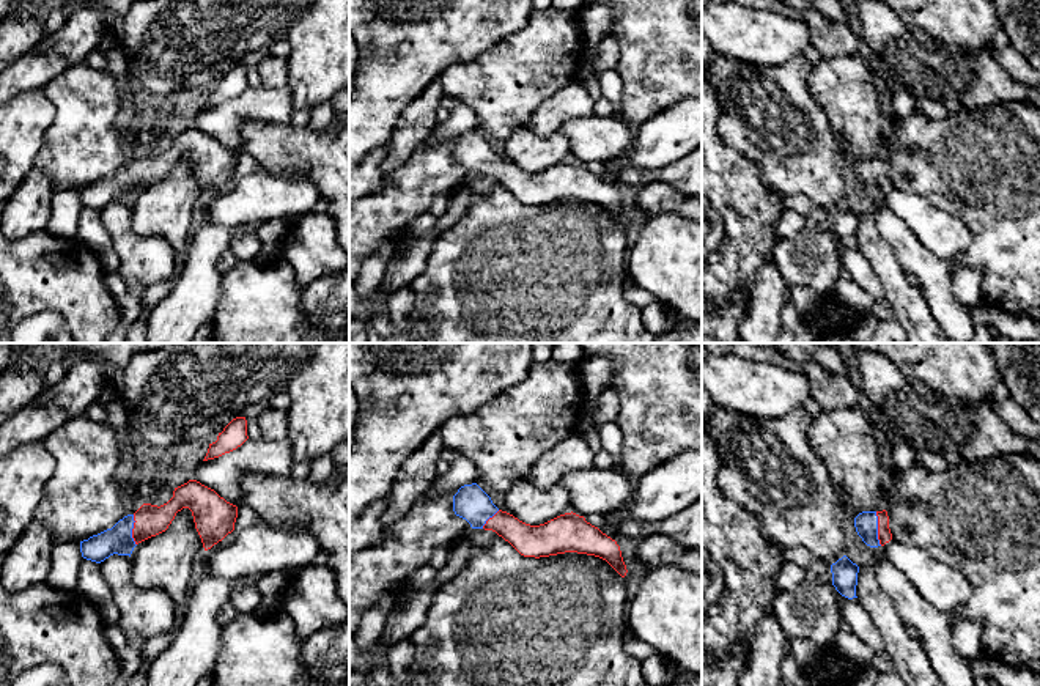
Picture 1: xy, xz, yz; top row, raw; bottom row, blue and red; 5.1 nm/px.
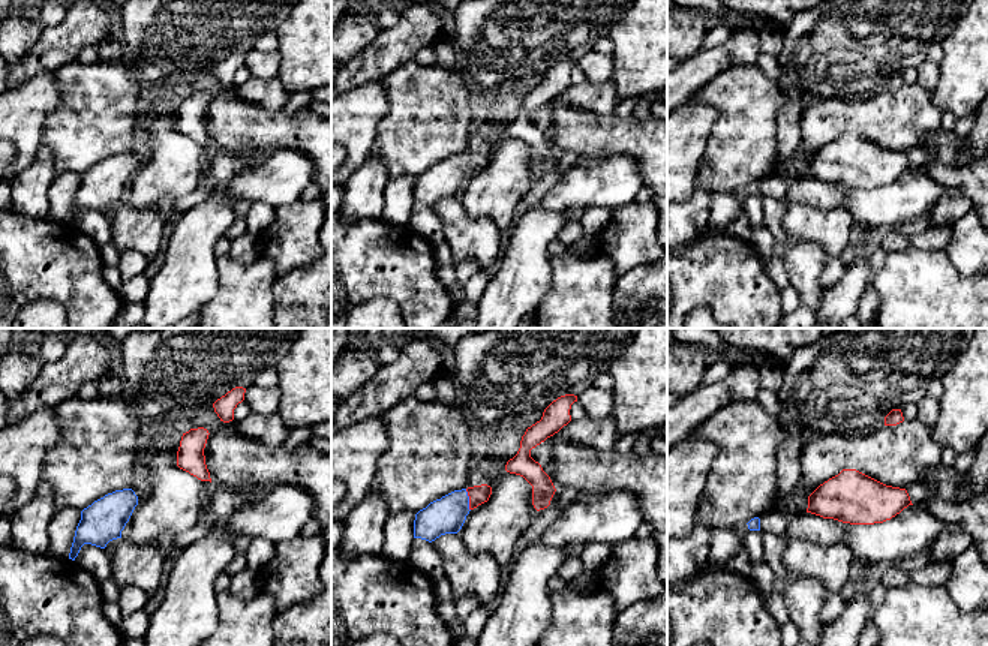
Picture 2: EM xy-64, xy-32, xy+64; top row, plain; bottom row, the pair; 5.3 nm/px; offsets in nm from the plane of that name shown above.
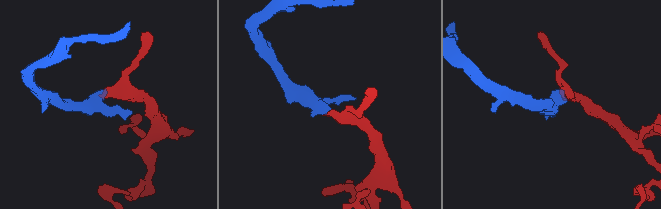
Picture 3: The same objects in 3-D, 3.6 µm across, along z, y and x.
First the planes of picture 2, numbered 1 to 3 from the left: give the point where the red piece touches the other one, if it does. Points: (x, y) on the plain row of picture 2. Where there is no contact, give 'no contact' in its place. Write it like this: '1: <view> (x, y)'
1: no contact
2: xy-32 (468, 164)
3: no contact

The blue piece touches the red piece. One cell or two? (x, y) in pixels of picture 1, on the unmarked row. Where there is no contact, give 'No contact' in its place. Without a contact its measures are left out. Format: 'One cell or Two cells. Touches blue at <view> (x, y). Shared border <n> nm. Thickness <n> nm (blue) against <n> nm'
One cell. Touches blue at yz (877, 177). Shared border 180 nm. Thickness 120 nm (blue) against 70 nm

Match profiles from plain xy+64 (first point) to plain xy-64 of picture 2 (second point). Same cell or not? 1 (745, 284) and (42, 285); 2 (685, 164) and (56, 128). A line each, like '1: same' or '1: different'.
1: same
2: different

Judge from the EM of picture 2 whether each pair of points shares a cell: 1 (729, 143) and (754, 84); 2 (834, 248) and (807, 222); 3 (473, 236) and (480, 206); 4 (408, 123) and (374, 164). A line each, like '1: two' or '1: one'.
1: one
2: one
3: two
4: two

